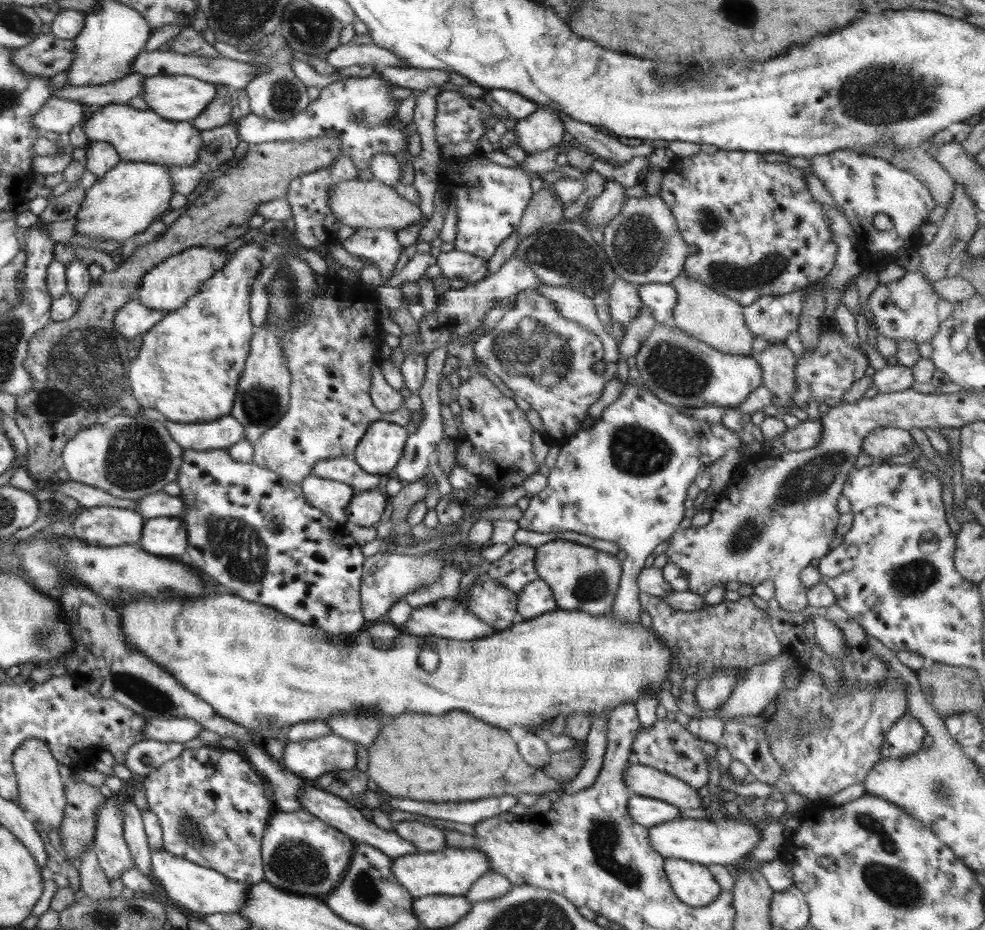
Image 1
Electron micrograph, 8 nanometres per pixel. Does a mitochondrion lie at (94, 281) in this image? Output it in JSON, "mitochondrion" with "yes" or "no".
{"mitochondrion":"no"}

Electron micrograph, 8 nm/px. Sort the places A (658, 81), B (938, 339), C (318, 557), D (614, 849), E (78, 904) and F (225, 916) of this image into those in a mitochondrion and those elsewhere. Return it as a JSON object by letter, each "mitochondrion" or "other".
{"A":"mitochondrion","B":"other","C":"other","D":"mitochondrion","E":"other","F":"other"}

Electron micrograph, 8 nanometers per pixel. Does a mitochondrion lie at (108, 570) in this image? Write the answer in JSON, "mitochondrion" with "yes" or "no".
{"mitochondrion":"no"}

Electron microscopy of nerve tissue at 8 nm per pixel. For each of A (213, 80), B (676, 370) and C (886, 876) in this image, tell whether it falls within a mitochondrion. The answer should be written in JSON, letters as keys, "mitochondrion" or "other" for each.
{"A":"other","B":"mitochondrion","C":"mitochondrion"}

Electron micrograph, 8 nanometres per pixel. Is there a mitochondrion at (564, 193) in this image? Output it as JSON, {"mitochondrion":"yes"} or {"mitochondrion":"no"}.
{"mitochondrion":"no"}

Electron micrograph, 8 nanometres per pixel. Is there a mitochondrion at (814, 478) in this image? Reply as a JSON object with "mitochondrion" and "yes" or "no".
{"mitochondrion":"yes"}

